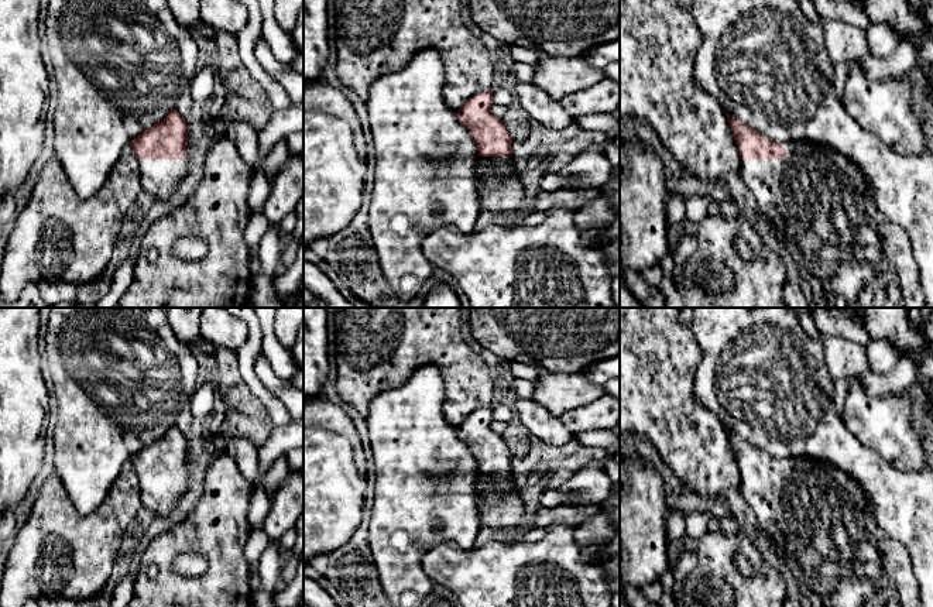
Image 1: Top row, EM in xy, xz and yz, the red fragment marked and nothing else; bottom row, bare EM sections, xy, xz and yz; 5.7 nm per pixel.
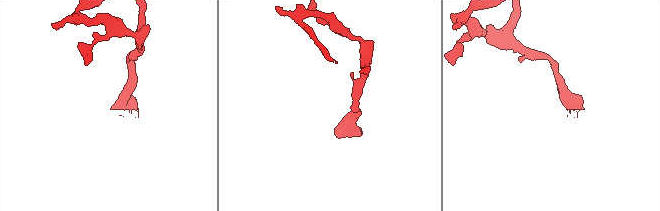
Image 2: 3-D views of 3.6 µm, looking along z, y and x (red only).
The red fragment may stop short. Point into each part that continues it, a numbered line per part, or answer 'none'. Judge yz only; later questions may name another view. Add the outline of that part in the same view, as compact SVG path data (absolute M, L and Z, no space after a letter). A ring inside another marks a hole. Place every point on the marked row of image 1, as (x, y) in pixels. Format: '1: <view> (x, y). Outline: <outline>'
1: yz (853, 256). Outline: M782 144L786 160L741 160L740 174L759 212L796 263L813 291L817 308L927 308L908 233L881 213L862 171L843 154L820 144Z

